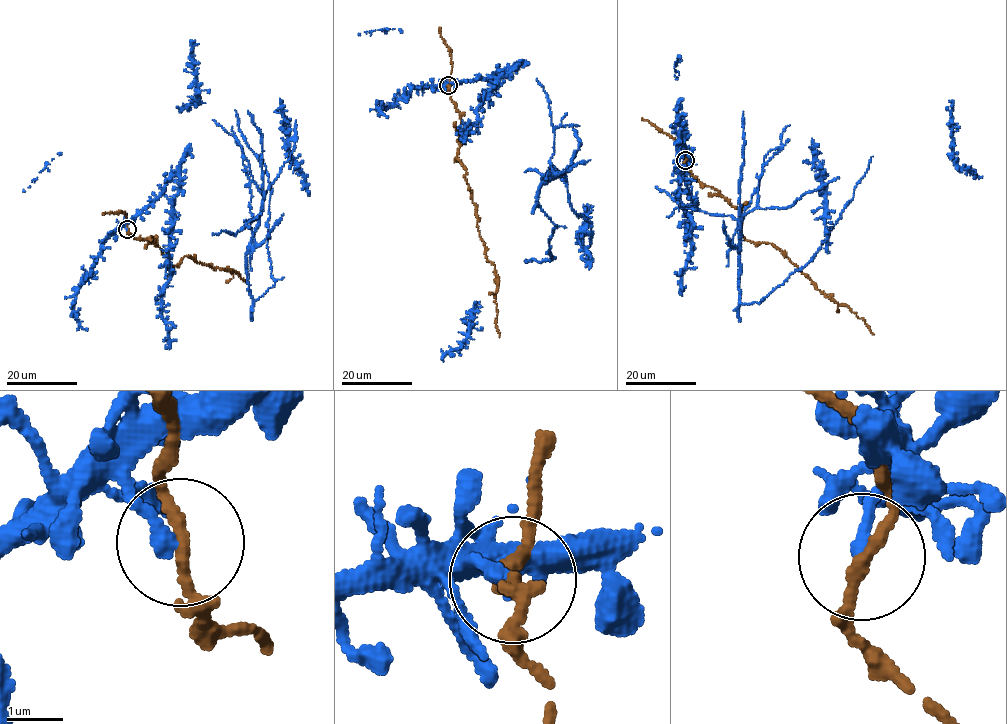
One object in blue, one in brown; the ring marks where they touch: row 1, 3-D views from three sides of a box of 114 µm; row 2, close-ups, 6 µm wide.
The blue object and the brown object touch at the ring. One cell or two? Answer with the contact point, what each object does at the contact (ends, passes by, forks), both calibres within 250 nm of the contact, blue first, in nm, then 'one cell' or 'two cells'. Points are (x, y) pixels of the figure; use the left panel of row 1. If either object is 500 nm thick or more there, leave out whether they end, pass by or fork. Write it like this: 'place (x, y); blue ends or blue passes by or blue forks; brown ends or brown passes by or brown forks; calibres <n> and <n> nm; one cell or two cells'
place (127, 229); blue ends; brown passes by; calibres 280 and 200 nm; two cells

